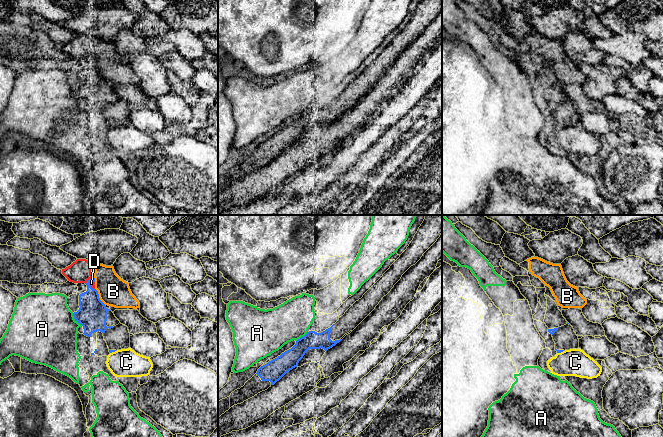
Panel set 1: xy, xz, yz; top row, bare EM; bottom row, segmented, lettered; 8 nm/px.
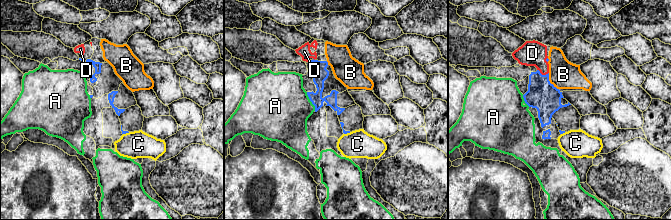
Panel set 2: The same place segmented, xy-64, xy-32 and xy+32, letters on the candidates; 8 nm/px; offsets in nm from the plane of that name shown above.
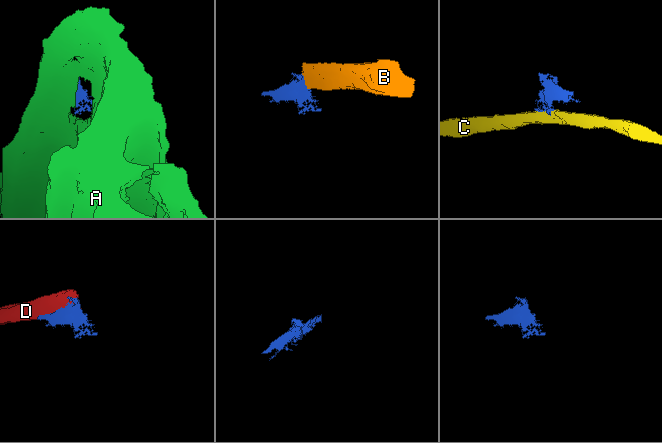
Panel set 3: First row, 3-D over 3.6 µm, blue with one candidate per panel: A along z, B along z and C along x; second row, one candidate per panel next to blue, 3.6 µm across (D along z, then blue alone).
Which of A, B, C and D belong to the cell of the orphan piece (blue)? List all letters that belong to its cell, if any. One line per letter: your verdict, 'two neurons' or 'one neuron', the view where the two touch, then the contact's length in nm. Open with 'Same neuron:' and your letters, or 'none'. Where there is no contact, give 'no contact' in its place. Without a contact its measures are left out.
Same neuron: none
A: two neurons; contact in xy; length 130 nm
B: two neurons; contact in xy; length 160 nm
C: two neurons; contact in yz; length 60 nm
D: two neurons; contact in xy; length 110 nm

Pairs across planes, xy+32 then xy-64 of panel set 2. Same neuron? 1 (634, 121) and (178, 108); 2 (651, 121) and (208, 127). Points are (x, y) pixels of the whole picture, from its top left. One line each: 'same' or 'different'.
1: same
2: same

